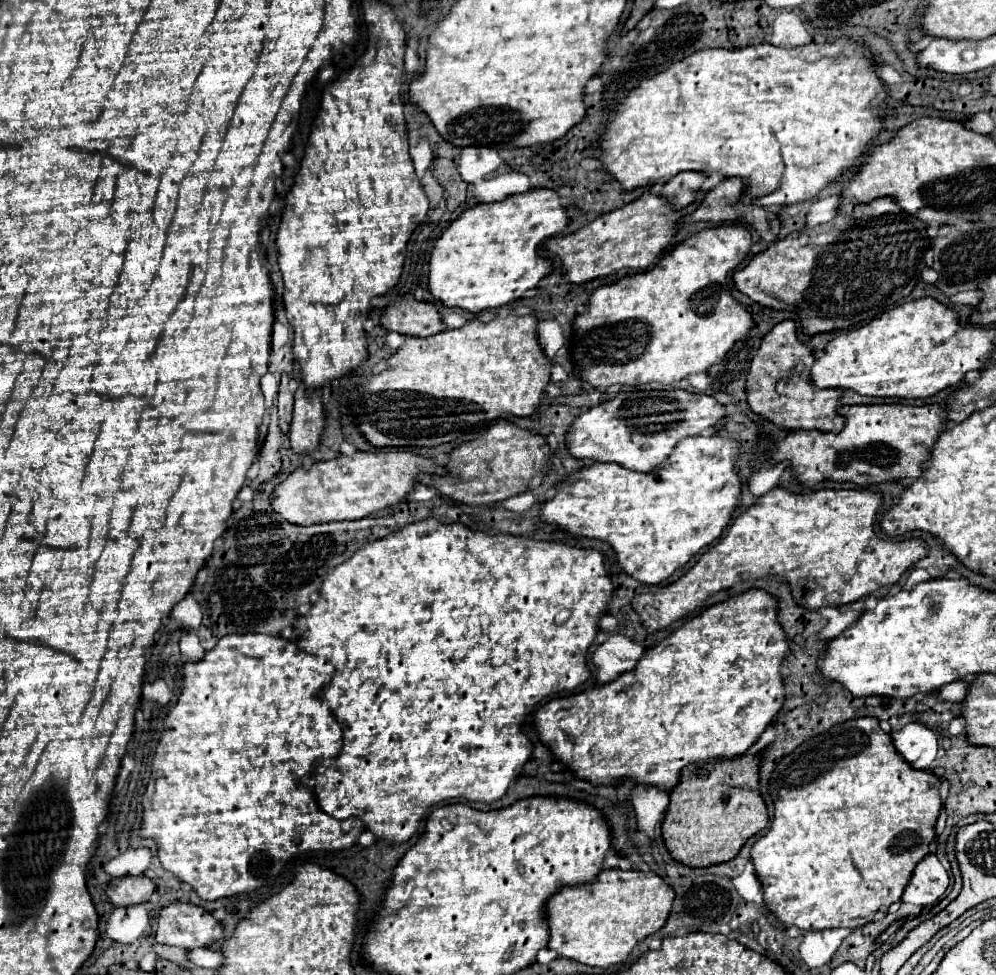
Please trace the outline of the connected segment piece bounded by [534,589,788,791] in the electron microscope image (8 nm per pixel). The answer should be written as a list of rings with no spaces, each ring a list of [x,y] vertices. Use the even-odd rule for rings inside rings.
[[[750,589],[750,591],[744,591],[740,595],[734,595],[734,597],[726,599],[722,603],[716,603],[710,609],[706,609],[704,613],[688,619],[672,635],[668,635],[656,647],[648,649],[644,653],[644,657],[640,659],[640,663],[632,671],[620,675],[620,679],[616,679],[612,683],[606,683],[606,685],[600,685],[600,687],[592,687],[588,691],[580,691],[576,695],[558,697],[558,699],[552,699],[550,703],[542,705],[534,715],[534,727],[538,731],[538,739],[552,751],[554,759],[562,761],[574,773],[576,779],[590,781],[592,785],[612,785],[616,781],[630,779],[630,781],[634,781],[638,785],[654,785],[658,789],[662,789],[662,791],[668,791],[678,783],[680,771],[688,763],[706,763],[706,761],[740,757],[750,745],[756,743],[756,739],[770,725],[774,715],[782,709],[784,683],[782,683],[782,675],[780,675],[780,665],[782,665],[786,655],[788,655],[788,641],[786,641],[786,635],[784,635],[782,627],[776,621],[776,599],[772,595],[768,595],[766,591],[762,591],[762,589]]]

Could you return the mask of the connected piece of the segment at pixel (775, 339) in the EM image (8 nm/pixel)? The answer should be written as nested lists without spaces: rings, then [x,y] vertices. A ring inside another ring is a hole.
[[[782,321],[772,327],[764,335],[746,377],[746,401],[750,409],[788,431],[842,431],[844,419],[836,413],[842,391],[816,389],[808,373],[812,363],[812,351],[808,345],[798,341],[794,321]]]

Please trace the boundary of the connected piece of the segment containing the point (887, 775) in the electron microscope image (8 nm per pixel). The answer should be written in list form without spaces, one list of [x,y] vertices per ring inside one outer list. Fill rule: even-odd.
[[[860,717],[860,719],[850,719],[846,723],[834,725],[828,731],[808,739],[800,747],[796,747],[790,755],[786,755],[772,771],[768,789],[774,799],[774,821],[772,827],[768,829],[766,835],[762,835],[754,845],[752,845],[752,865],[756,871],[758,881],[762,883],[762,895],[764,903],[770,911],[770,915],[776,917],[776,921],[782,923],[784,929],[796,925],[802,931],[822,931],[822,929],[836,929],[836,927],[848,927],[856,929],[874,919],[874,913],[886,913],[892,903],[902,899],[902,893],[914,873],[914,867],[930,853],[930,843],[934,841],[934,825],[942,809],[942,799],[940,799],[940,777],[936,777],[930,771],[914,771],[910,765],[896,753],[892,739],[888,733],[880,729],[878,719],[874,717]]]

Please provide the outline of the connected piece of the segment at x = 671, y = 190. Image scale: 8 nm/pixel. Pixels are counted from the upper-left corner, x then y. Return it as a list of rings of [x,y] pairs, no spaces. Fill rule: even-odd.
[[[692,171],[678,173],[674,179],[662,185],[660,195],[668,201],[668,205],[680,211],[696,201],[696,193],[700,191],[704,179],[706,179],[704,173],[692,173]]]

